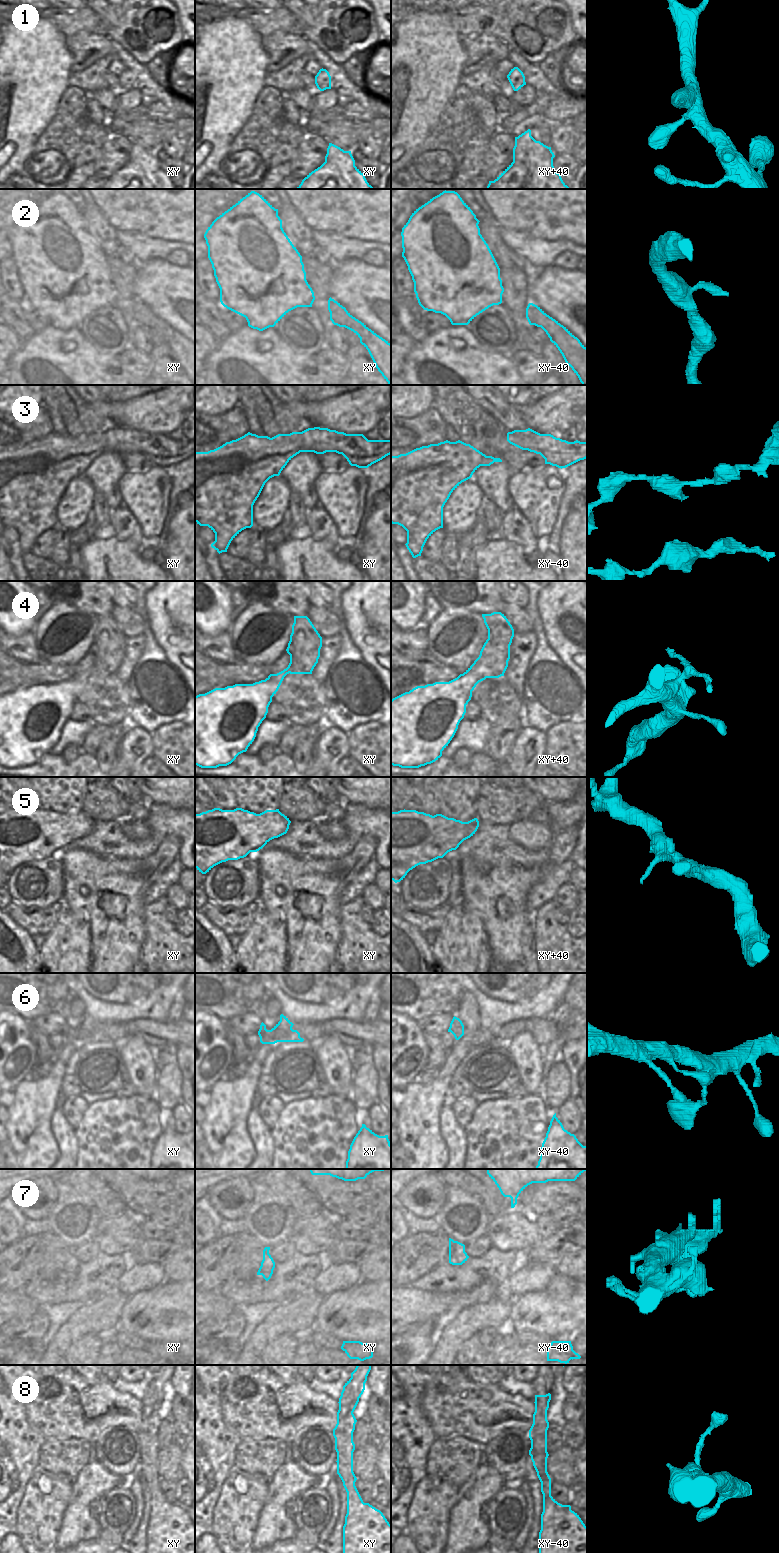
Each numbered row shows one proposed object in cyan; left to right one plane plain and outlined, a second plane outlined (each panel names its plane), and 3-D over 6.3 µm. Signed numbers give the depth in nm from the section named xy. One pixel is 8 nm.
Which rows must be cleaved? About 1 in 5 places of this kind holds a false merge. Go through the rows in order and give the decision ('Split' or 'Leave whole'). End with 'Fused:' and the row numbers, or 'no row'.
1: Leave whole
2: Leave whole
3: Leave whole
4: Split
5: Leave whole
6: Leave whole
7: Leave whole
8: Leave whole
Fused: 4.

